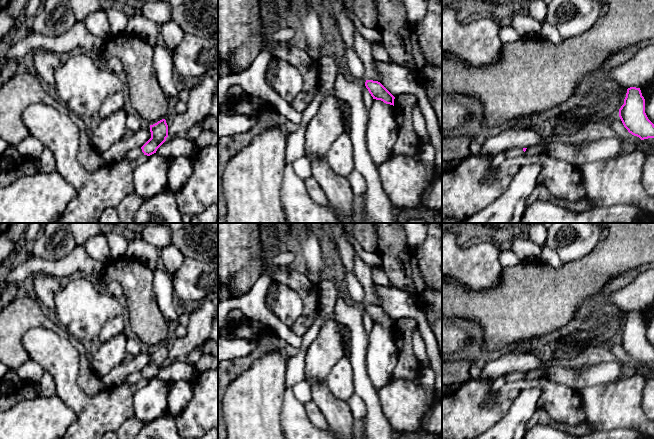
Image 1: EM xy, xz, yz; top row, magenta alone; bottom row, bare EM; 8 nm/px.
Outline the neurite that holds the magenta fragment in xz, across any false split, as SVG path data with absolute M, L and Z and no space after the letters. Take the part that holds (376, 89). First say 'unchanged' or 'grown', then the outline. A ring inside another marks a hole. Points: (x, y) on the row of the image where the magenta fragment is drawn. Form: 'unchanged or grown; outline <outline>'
unchanged; outline M366 80L365 86L373 99L381 100L394 106L395 97L378 81Z

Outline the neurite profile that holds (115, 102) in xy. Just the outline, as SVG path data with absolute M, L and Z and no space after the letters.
M116 92L105 99L105 101L103 102L98 111L98 115L100 119L103 119L123 109L123 107L124 107L123 94L122 92Z

